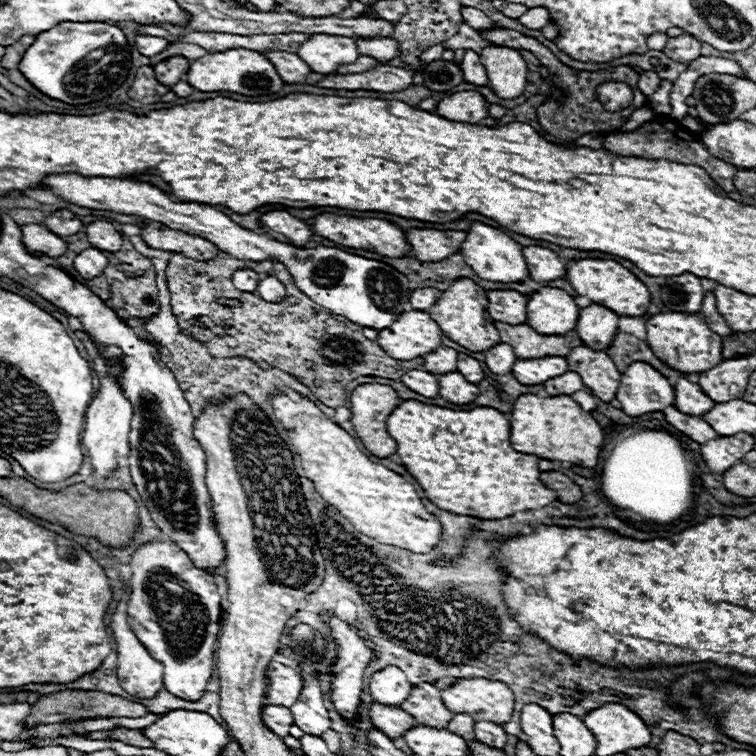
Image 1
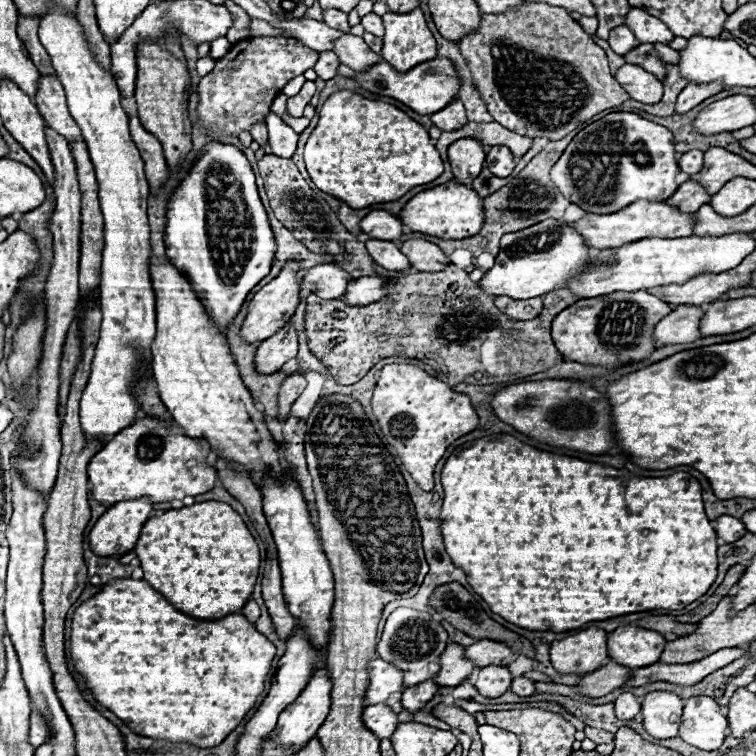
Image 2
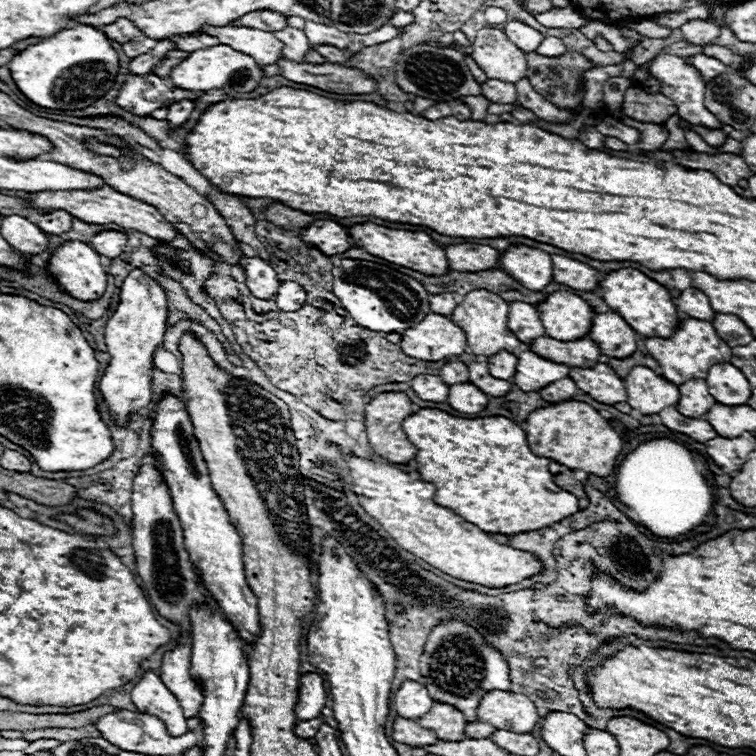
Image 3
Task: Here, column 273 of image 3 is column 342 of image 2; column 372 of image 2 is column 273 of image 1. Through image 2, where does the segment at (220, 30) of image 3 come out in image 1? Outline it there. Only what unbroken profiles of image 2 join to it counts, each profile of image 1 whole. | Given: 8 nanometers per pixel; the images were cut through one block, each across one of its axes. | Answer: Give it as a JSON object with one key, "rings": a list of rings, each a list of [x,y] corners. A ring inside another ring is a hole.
{"rings":[[[268,52],[268,60],[276,66],[278,74],[288,84],[306,84],[306,76],[312,72],[296,54],[292,52]]]}

